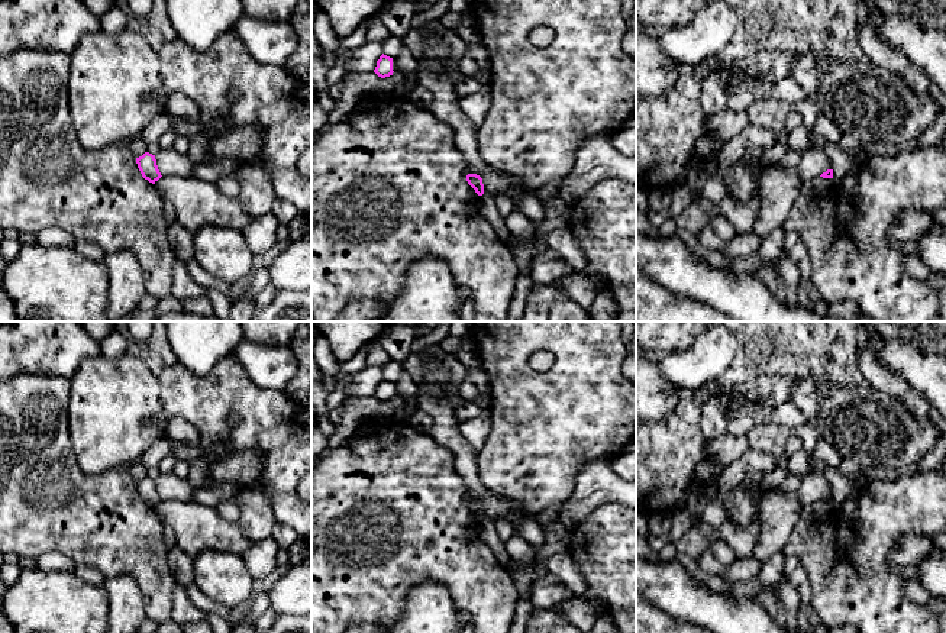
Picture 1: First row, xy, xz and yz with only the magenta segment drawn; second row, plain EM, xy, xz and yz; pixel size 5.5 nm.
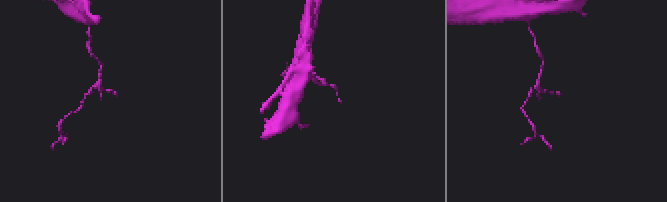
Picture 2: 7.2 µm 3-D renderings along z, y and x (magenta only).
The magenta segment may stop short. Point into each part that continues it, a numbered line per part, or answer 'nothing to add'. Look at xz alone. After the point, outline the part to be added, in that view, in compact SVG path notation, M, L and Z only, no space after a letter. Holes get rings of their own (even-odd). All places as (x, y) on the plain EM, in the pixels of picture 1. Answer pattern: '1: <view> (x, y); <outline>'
nothing to add

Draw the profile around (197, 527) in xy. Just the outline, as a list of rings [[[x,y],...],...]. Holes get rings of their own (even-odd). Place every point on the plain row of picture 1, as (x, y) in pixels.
[[[162,500],[154,510],[164,524],[174,529],[175,545],[193,559],[204,550],[245,555],[255,545],[238,523],[222,519],[216,508],[193,500]]]

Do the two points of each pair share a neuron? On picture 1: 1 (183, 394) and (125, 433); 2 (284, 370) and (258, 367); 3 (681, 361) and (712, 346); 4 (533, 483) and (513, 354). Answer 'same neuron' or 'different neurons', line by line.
1: different neurons
2: same neuron
3: same neuron
4: same neuron

